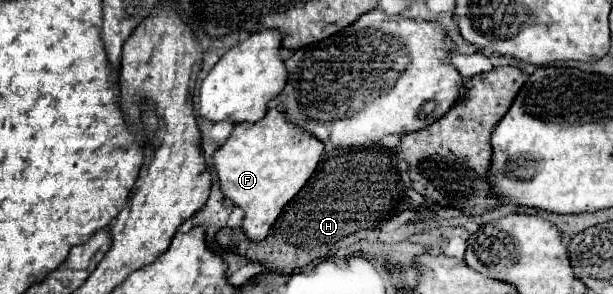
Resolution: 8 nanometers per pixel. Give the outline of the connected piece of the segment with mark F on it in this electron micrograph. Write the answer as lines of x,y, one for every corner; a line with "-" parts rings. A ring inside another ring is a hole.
279,106
269,108
259,122
235,124
231,136
213,154
213,170
223,196
243,210
241,230
251,242
261,242
267,236
283,206
315,172
321,154
323,144
315,136
287,124

